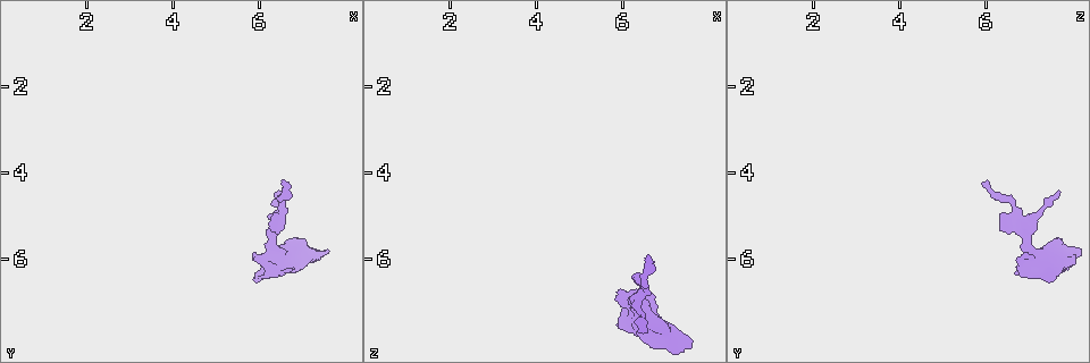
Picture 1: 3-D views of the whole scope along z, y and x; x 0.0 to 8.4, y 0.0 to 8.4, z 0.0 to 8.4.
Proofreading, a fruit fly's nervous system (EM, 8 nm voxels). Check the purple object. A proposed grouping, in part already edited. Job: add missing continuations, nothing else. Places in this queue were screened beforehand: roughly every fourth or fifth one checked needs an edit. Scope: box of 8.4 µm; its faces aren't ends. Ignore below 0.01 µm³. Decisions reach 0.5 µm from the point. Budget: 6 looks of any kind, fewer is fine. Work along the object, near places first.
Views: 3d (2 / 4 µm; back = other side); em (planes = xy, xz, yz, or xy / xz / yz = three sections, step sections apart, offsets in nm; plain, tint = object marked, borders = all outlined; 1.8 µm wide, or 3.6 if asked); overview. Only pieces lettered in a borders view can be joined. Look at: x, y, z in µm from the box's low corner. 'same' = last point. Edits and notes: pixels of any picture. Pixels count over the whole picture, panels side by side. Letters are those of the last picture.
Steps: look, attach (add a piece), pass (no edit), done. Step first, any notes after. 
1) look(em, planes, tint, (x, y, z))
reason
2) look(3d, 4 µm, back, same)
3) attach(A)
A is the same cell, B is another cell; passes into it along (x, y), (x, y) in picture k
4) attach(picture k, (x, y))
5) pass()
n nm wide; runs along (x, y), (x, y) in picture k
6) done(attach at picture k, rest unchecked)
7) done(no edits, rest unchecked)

look(3d, 4 µm, back, (6.05, 6.45, 7.05))
free end

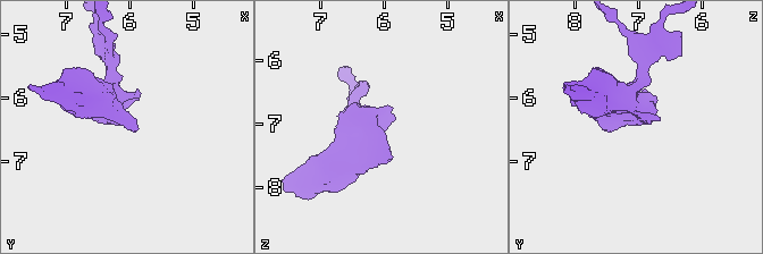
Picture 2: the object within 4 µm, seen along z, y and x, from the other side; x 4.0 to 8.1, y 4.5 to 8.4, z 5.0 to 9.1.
look(em, planes, borders, (6.05, 6.45, 7.10))

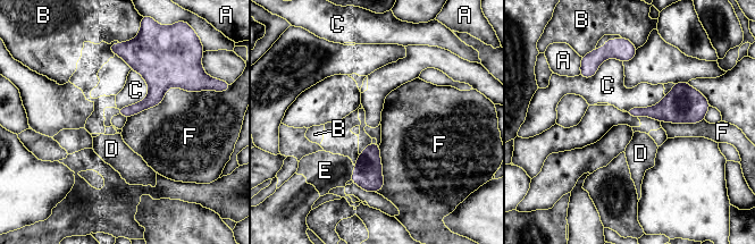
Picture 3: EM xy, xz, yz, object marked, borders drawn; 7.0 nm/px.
attach(picture 3, (325, 170))
E is the same cell, A, B, C, D and F are other cells; it goes on there

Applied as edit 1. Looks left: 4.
look(em, planes, tint, (6.60, 4.45, 7.75))
thin end

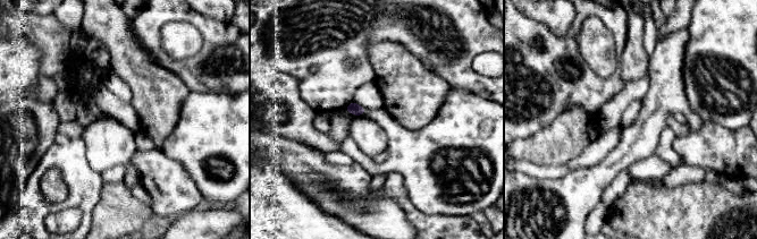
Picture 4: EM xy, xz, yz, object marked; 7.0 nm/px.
look(em, planes, borders, same)
what lies round it

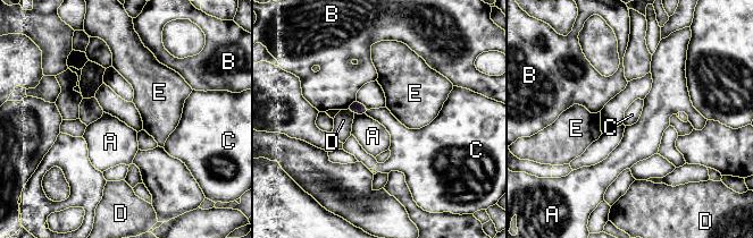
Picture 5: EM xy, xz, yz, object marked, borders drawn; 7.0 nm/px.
pass()
A, B, C, D and E are other cells; border along (370, 109), (365, 113) in picture 5; none of them fits

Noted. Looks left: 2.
look(em, xz, step 4, tint, (6.60, 4.25, 5.90))
thin end

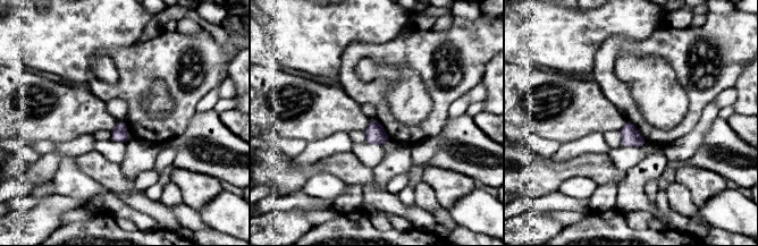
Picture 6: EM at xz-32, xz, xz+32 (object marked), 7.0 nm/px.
look(em, planes, borders, same)

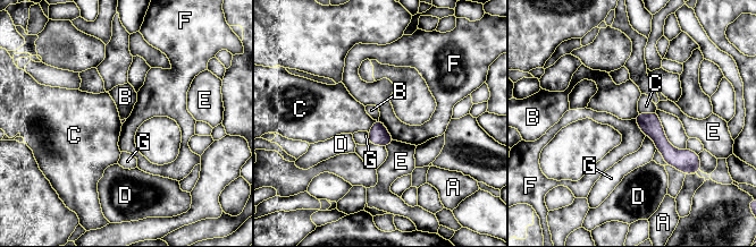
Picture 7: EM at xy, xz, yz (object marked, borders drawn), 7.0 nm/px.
pass()
A, B, C, D, E, F and G are other cells; border along (379, 119), (394, 139) in picture 7; none of them fits

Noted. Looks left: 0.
done(attach at picture 3, rest unchecked)

